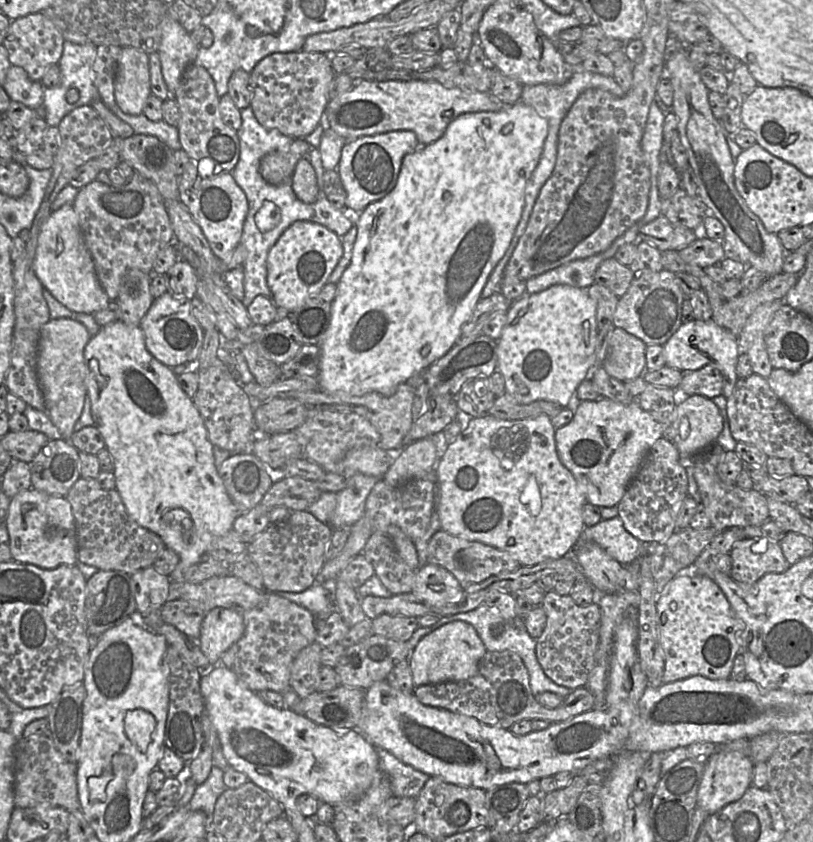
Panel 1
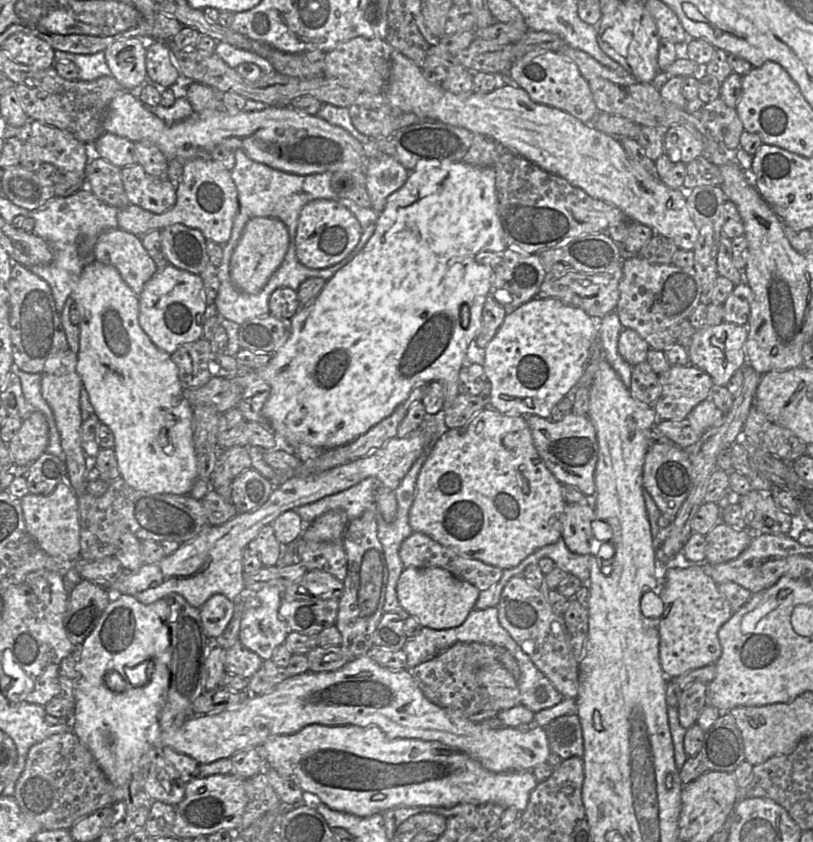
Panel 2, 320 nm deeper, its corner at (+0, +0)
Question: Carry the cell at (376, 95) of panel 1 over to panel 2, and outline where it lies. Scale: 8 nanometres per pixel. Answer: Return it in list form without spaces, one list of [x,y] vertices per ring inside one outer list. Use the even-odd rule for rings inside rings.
[[[393,50],[391,73],[384,95],[394,108],[399,108],[405,113],[414,113],[421,121],[438,121],[490,137],[543,170],[558,175],[571,185],[581,188],[591,197],[616,206],[629,221],[650,227],[654,234],[663,235],[673,240],[679,249],[694,250],[698,239],[698,230],[690,216],[687,199],[680,188],[668,187],[659,177],[652,176],[641,165],[633,162],[618,137],[601,132],[591,124],[585,124],[563,110],[532,101],[528,93],[521,87],[499,85],[489,93],[472,91],[454,94],[445,90],[441,84],[427,81],[420,67],[399,51]]]

